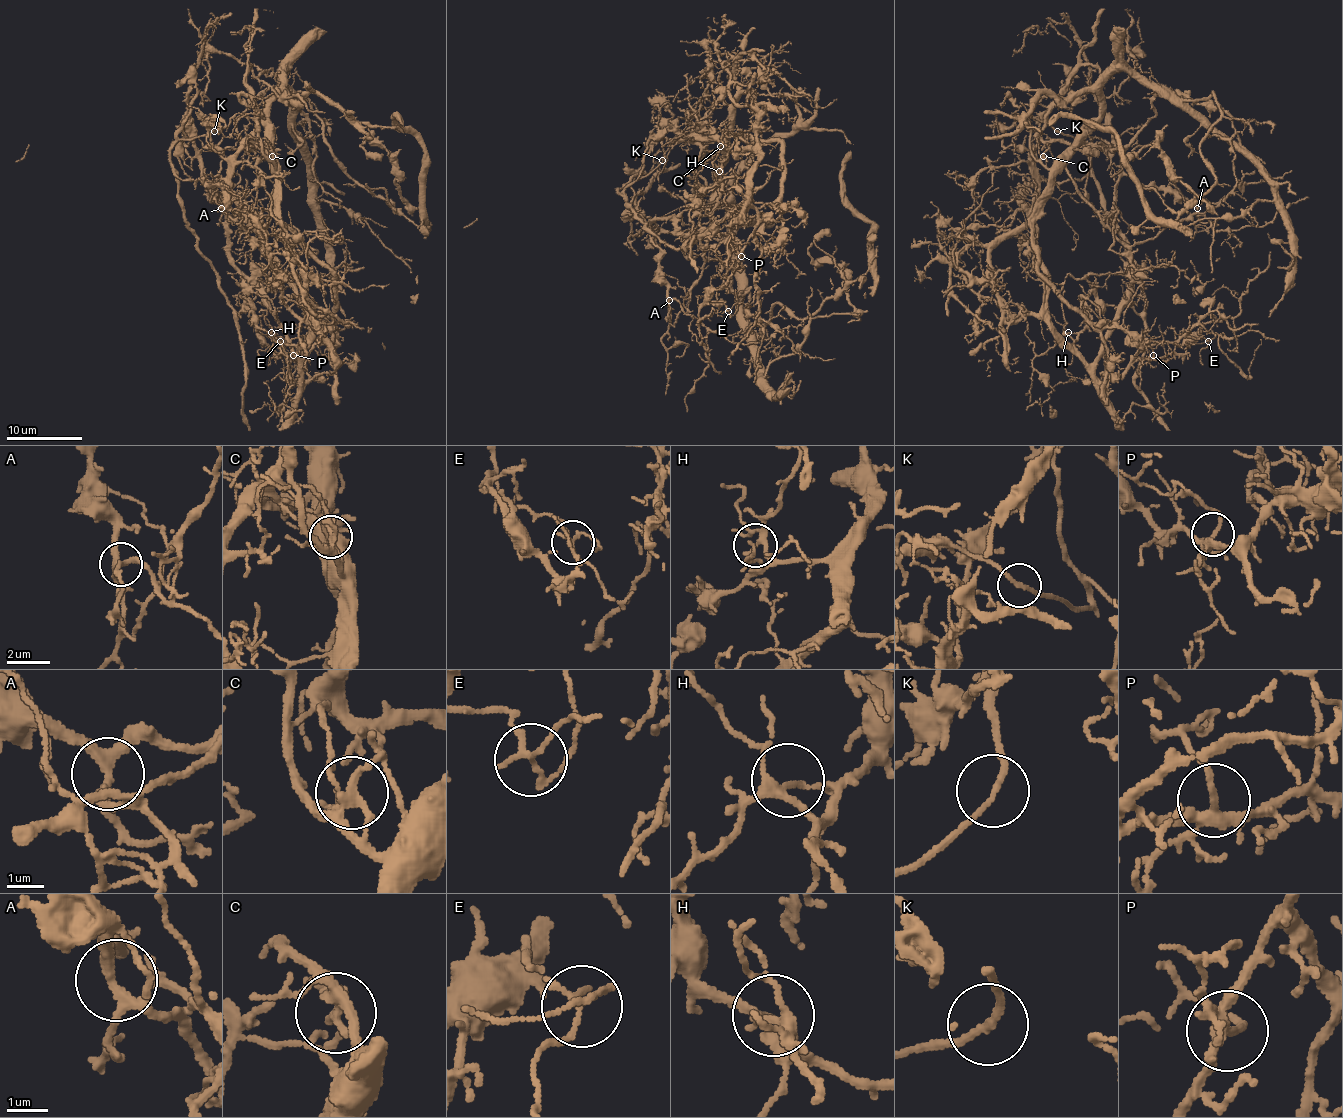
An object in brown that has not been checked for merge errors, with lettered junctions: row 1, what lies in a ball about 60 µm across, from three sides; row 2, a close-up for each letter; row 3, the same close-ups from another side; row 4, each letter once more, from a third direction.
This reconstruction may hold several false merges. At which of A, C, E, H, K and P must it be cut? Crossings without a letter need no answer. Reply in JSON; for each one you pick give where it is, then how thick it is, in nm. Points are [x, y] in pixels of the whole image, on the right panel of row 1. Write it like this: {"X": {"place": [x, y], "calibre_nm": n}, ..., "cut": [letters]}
{"C": {"place": [1043, 156], "calibre_nm": 200}, "K": {"place": [1057, 131], "calibre_nm": 150}, "cut": ["C", "K"]}

